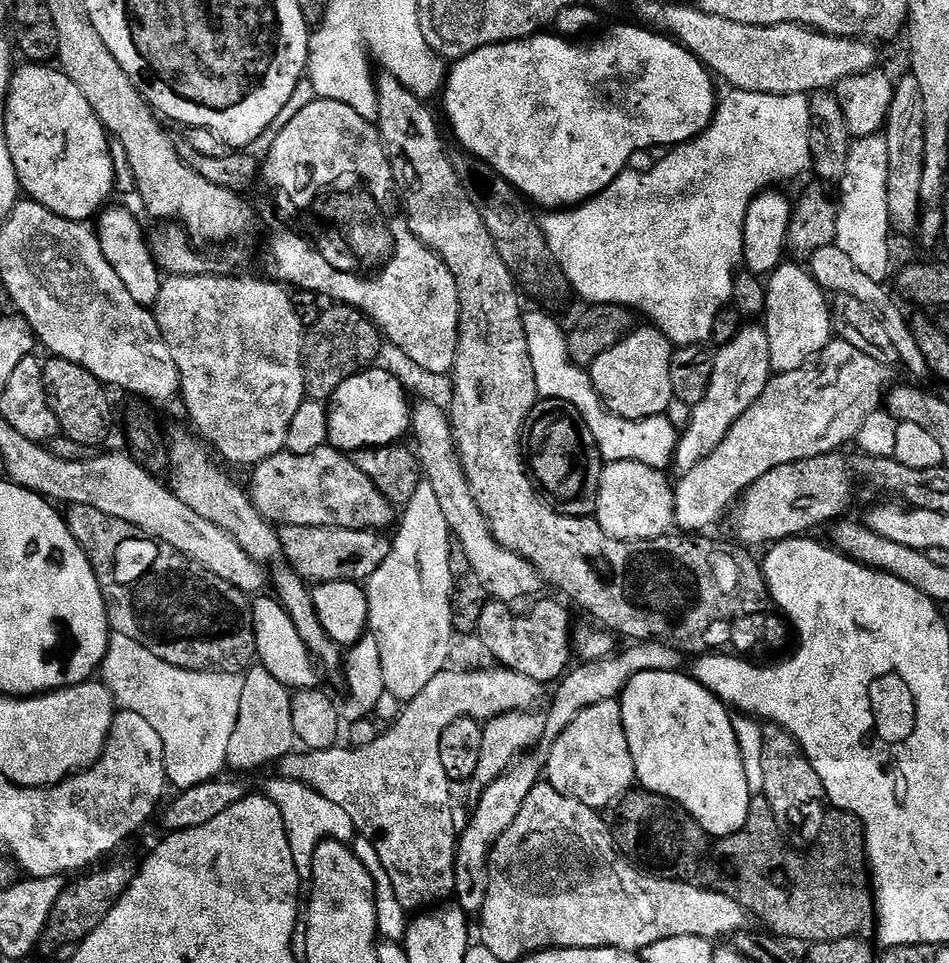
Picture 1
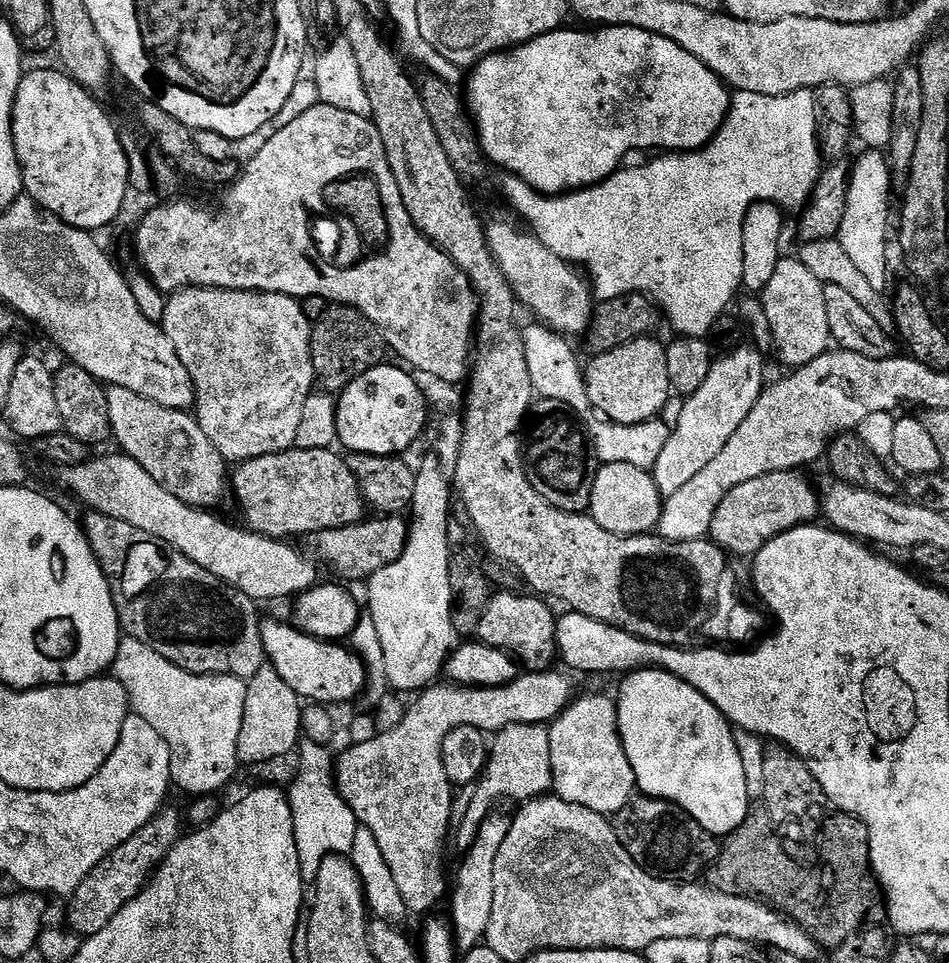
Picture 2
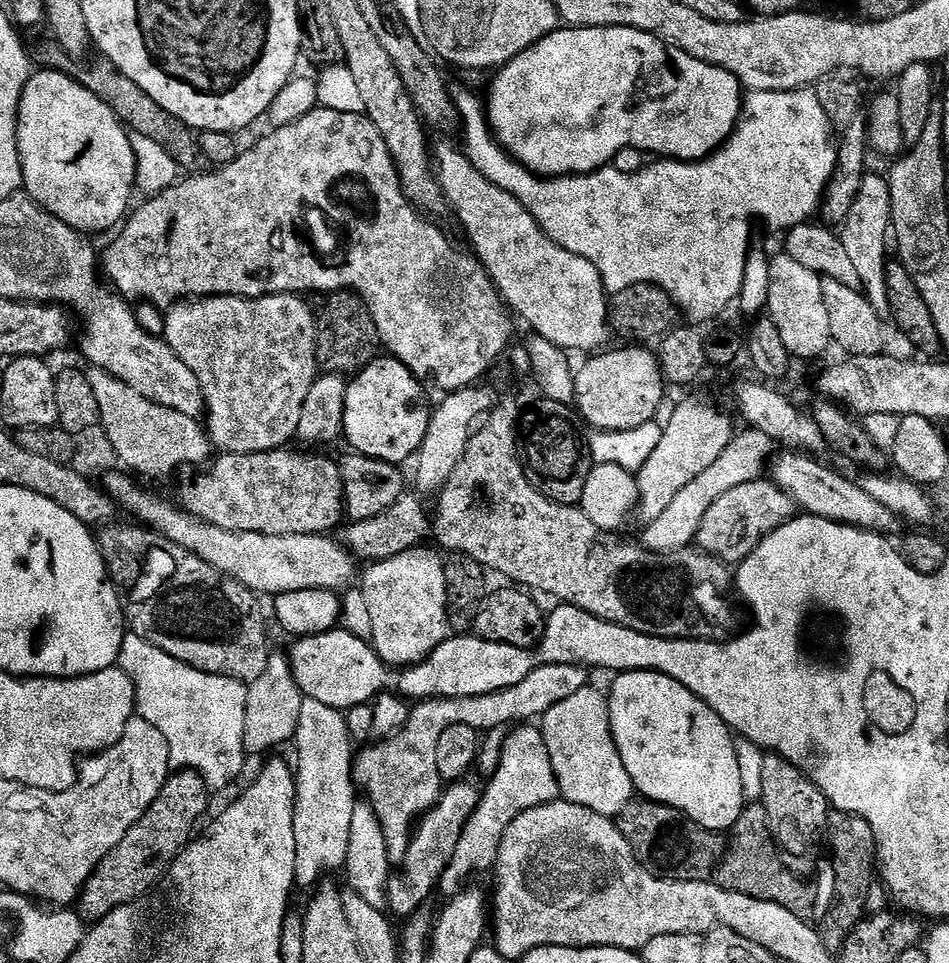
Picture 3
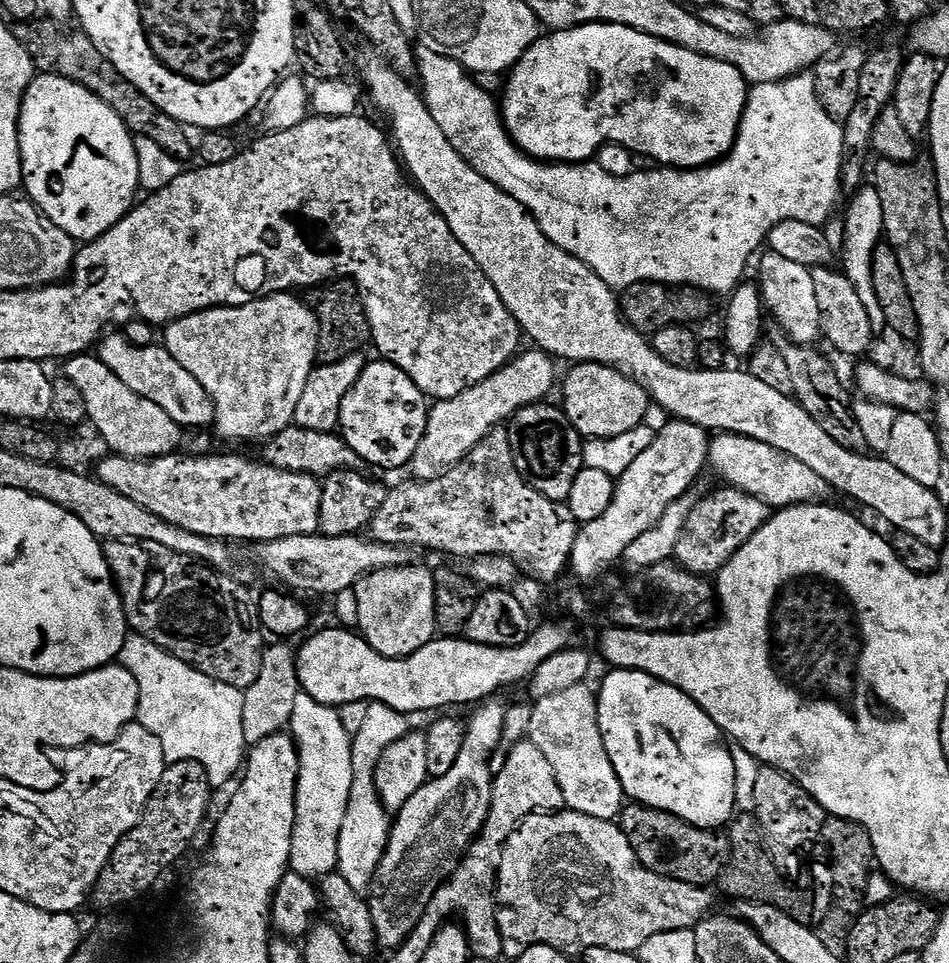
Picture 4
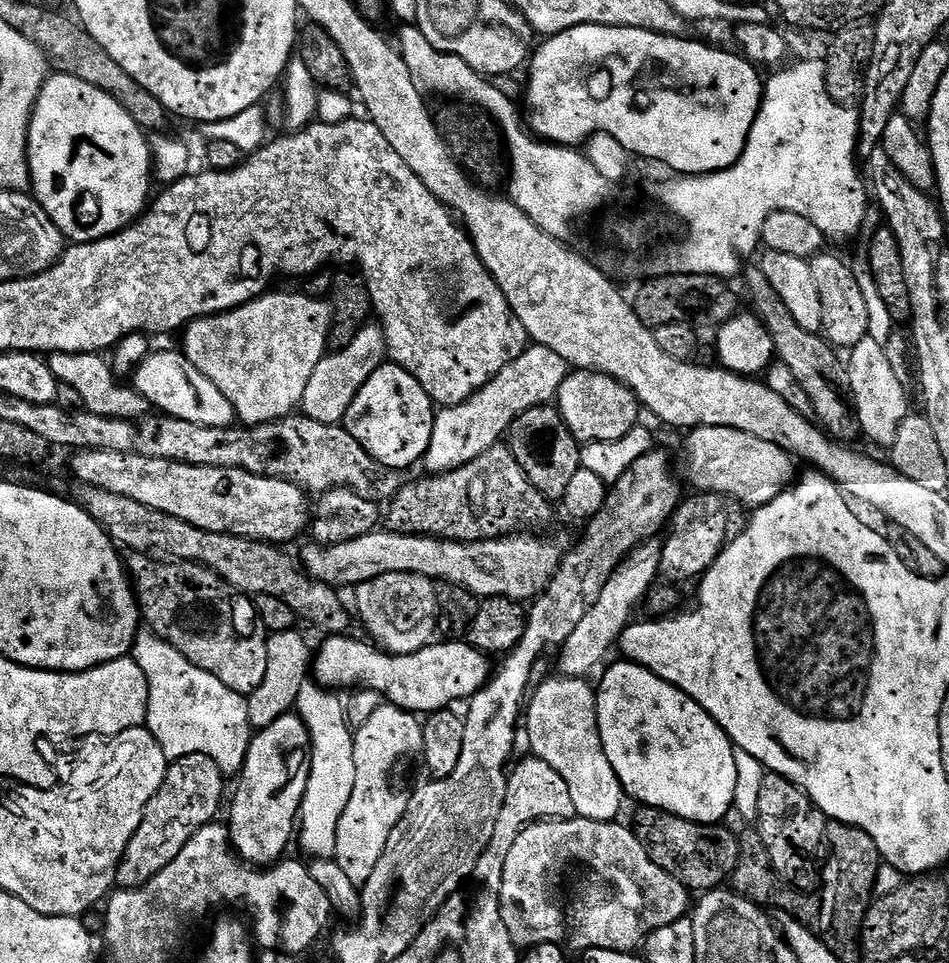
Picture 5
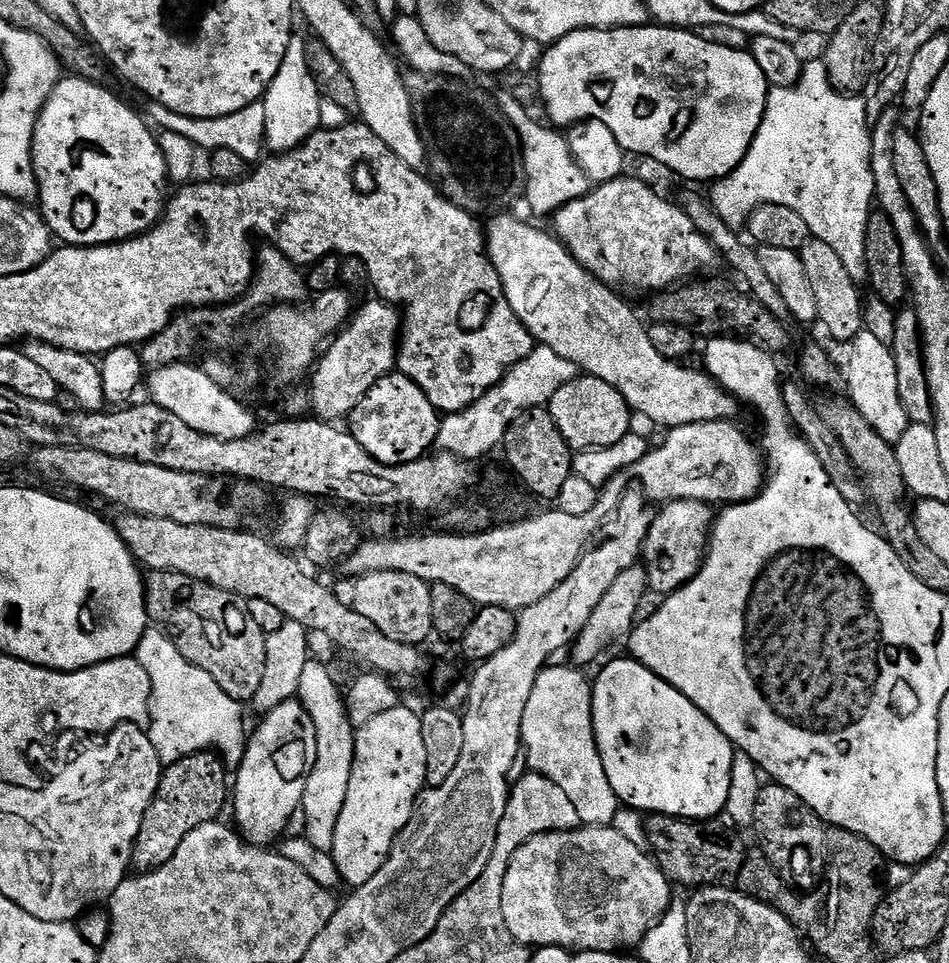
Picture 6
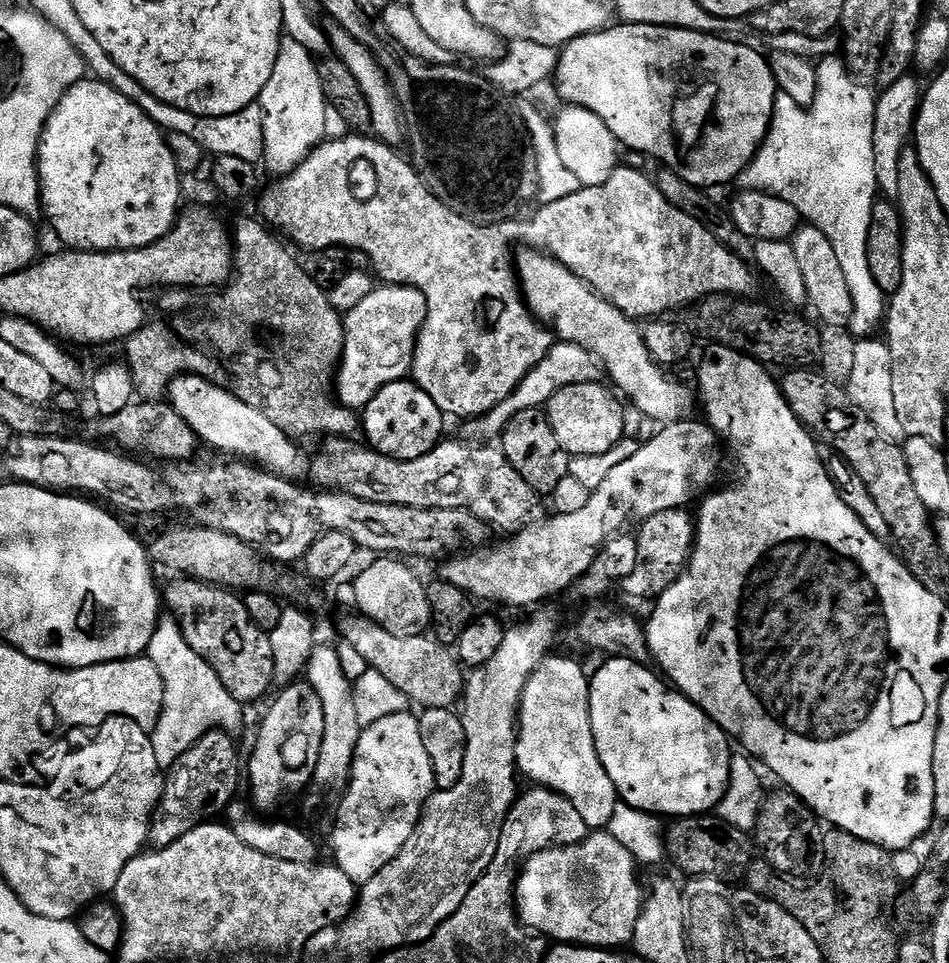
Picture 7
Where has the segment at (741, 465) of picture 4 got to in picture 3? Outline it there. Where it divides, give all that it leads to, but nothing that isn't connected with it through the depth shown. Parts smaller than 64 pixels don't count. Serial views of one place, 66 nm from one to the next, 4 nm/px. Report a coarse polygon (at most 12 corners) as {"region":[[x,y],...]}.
{"region":[[784,450],[770,479],[801,513],[892,534],[898,517],[855,479]]}

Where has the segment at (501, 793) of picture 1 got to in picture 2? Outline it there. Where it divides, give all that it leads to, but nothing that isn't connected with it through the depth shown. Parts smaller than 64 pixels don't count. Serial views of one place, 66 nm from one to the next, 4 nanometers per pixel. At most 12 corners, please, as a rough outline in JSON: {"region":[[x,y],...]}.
{"region":[[489,815],[454,872],[455,943],[484,940],[494,906],[494,862],[510,823]]}

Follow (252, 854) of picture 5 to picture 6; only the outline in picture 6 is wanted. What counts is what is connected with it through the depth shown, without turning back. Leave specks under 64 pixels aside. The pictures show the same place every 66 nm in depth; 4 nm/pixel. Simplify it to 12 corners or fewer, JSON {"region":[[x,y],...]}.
{"region":[[299,699],[274,706],[234,772],[235,827],[272,846],[318,754]]}

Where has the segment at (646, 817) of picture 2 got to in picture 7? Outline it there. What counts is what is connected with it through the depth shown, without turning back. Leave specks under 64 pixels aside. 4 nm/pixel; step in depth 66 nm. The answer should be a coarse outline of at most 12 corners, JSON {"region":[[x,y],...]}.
{"region":[[712,814],[676,818],[666,856],[685,877],[747,877],[749,833]]}

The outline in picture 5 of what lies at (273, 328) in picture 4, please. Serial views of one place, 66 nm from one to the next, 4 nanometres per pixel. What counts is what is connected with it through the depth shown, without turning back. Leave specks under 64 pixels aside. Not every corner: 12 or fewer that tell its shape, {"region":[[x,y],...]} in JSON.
{"region":[[269,290],[183,329],[241,425],[304,403],[332,306]]}

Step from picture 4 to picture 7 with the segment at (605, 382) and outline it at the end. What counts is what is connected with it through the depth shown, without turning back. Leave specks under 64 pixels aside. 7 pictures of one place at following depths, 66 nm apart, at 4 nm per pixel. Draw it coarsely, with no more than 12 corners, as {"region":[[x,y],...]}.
{"region":[[603,383],[558,390],[548,421],[569,457],[606,454],[624,408]]}

